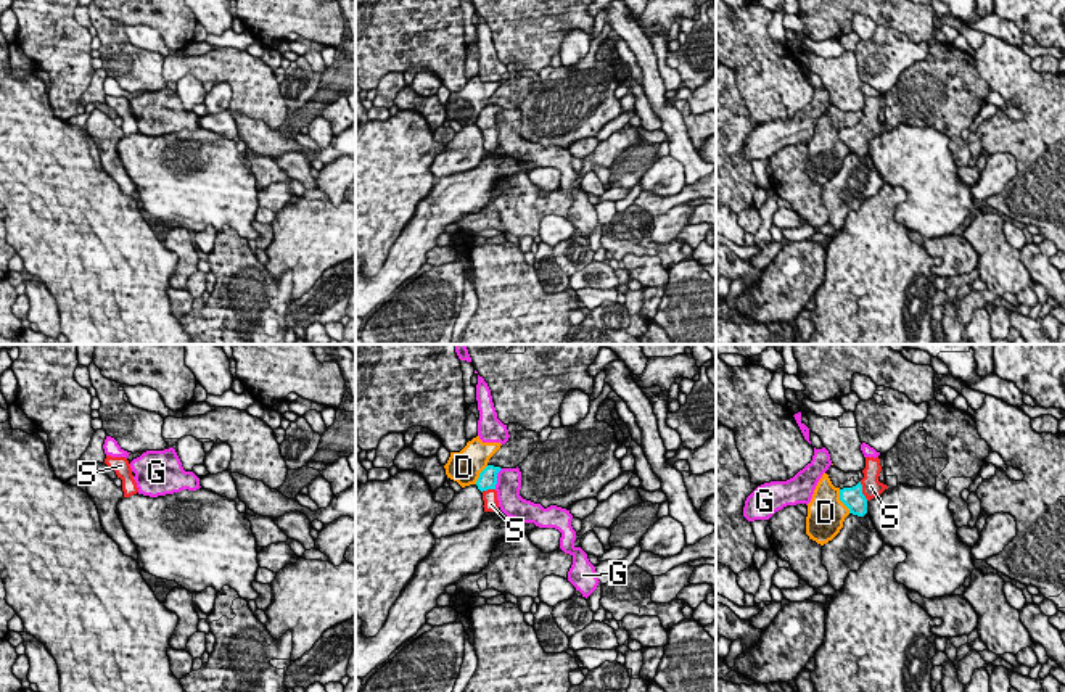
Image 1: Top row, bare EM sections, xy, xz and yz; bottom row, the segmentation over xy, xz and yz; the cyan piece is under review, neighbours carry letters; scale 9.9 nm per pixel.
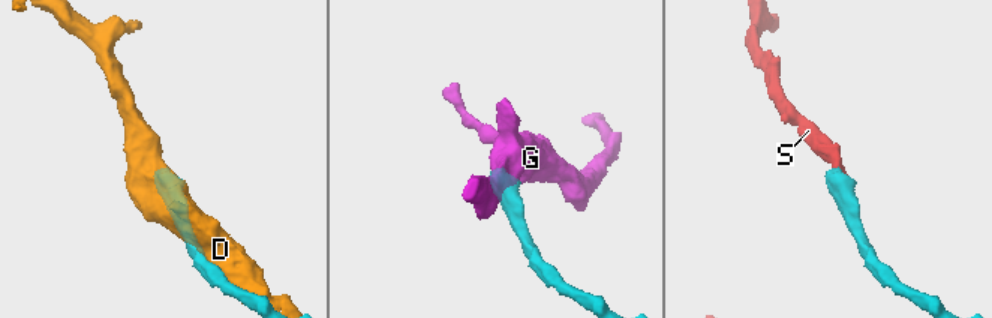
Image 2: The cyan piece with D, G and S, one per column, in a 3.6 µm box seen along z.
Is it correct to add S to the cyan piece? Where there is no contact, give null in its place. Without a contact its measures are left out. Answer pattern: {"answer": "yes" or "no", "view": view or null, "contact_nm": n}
{"answer": "yes", "view": "yz", "contact_nm": 200}

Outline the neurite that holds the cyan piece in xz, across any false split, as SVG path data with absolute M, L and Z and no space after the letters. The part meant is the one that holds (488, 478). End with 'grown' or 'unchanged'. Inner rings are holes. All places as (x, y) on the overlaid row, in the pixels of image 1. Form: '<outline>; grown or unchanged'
M487 465L481 473L476 481L478 489L483 492L483 500L484 500L484 512L495 512L499 509L499 500L497 500L497 473L500 472L500 467Z; grown

